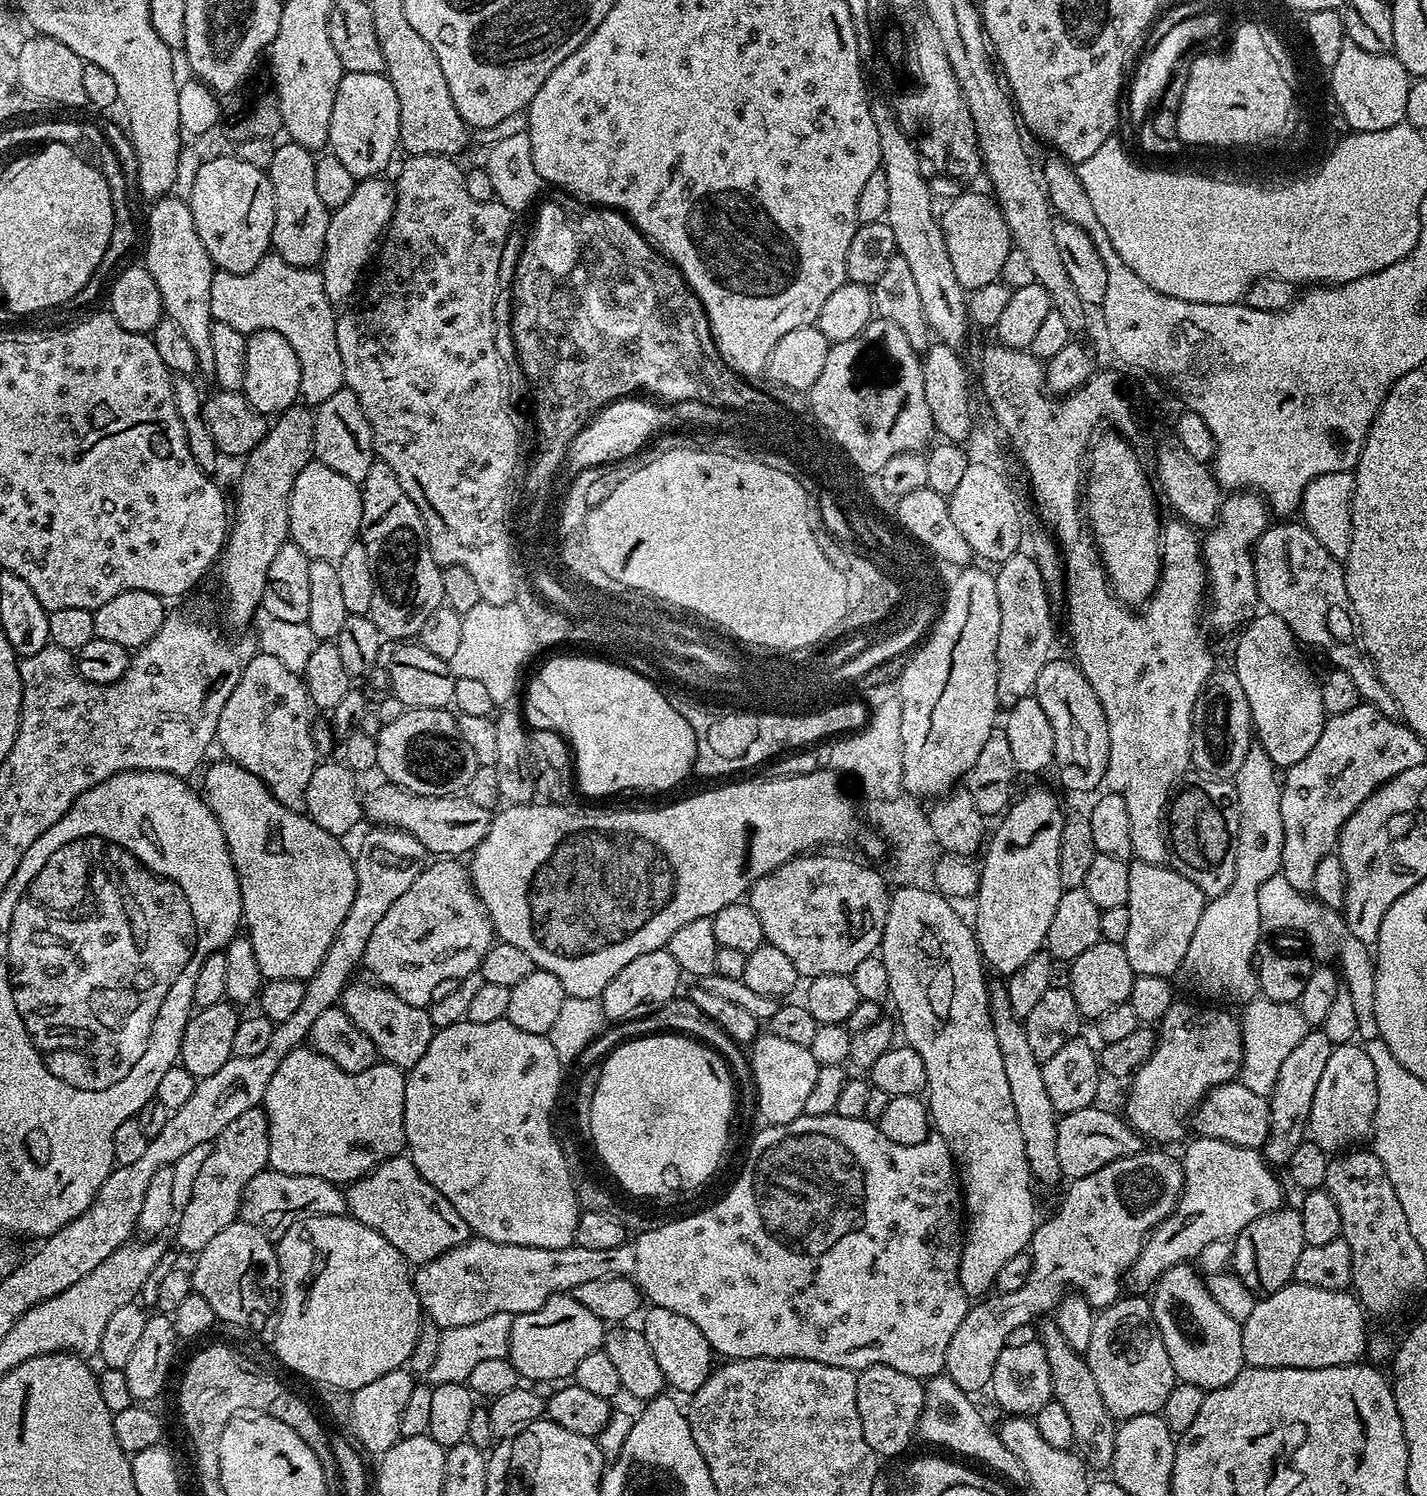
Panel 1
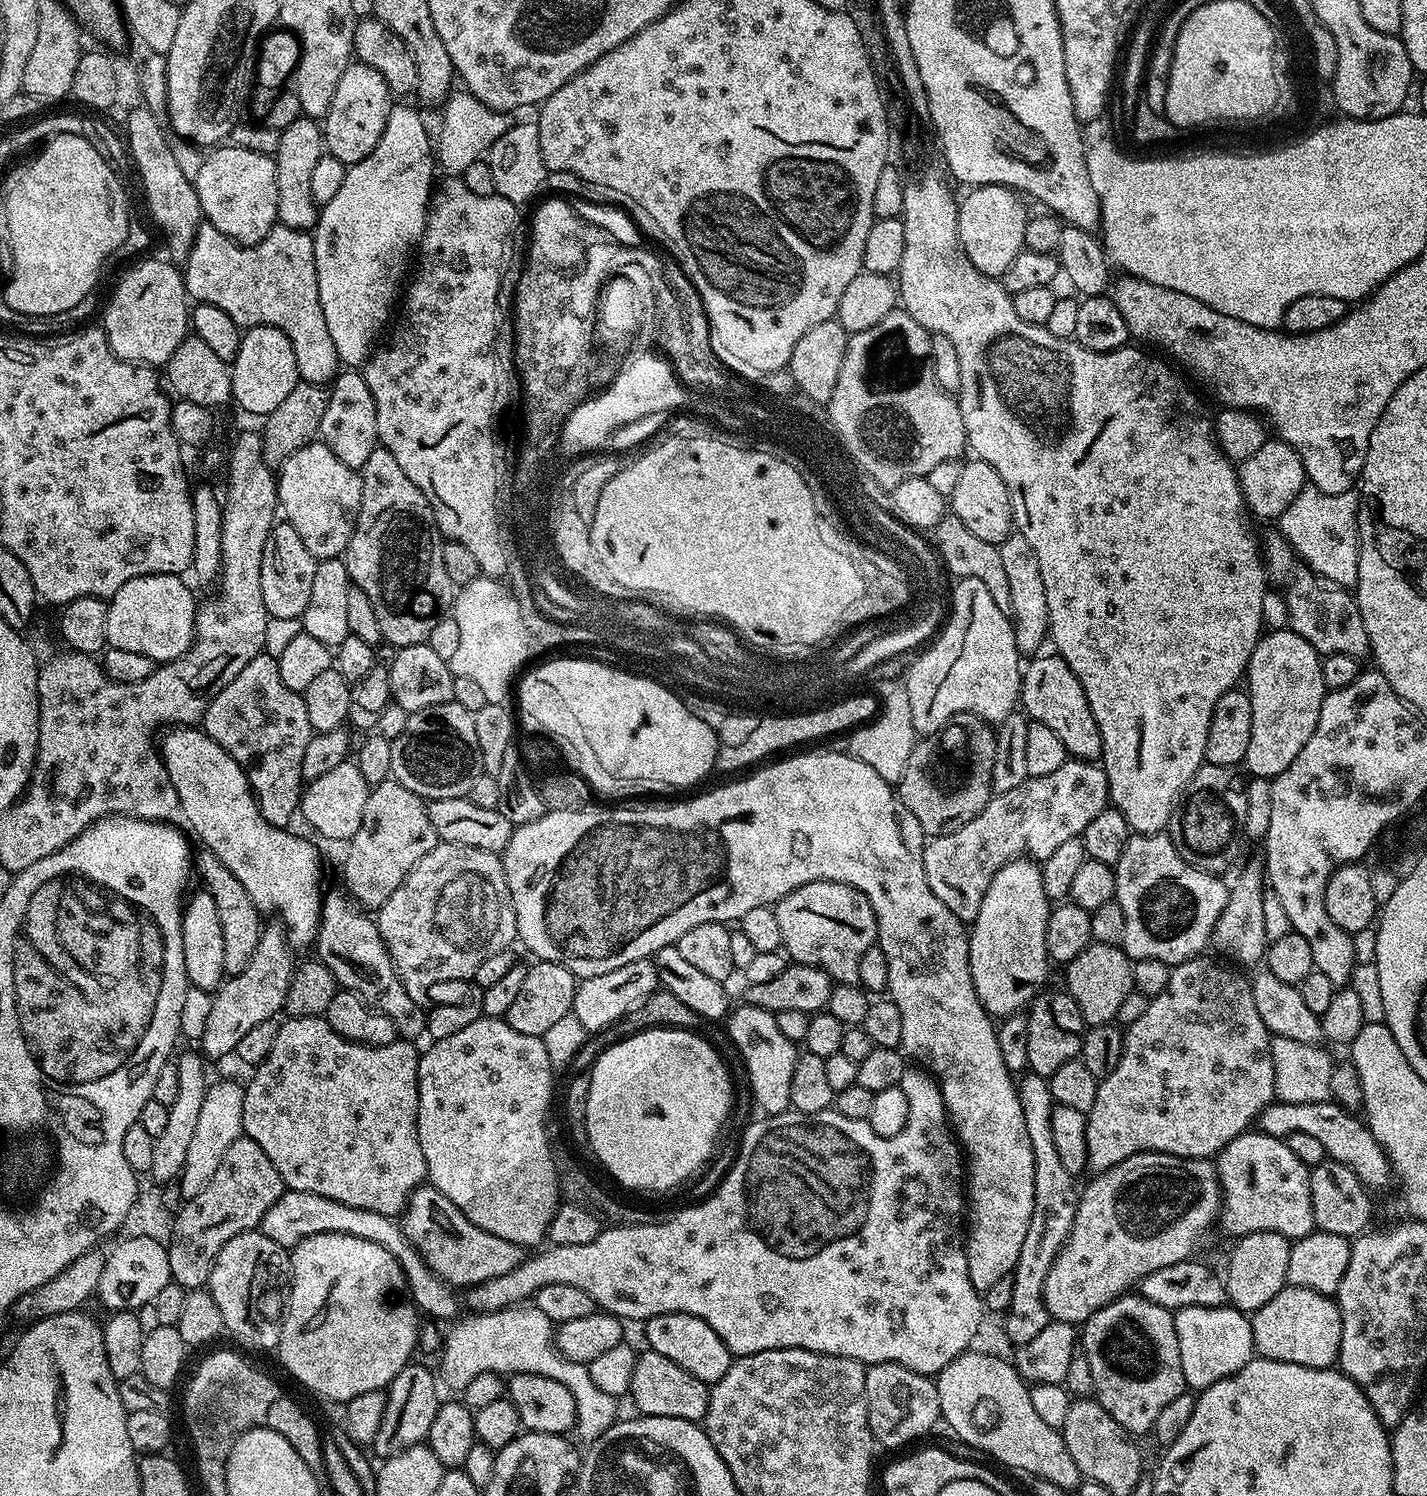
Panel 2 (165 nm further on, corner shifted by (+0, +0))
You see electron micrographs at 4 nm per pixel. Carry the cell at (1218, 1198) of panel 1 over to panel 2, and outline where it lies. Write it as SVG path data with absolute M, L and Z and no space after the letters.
M1249 1130L1234 1138L1215 1157L1216 1173L1220 1175L1223 1192L1219 1227L1225 1228L1232 1238L1239 1238L1251 1232L1273 1232L1282 1234L1288 1241L1309 1236L1316 1228L1314 1206L1310 1200L1310 1168L1298 1162L1290 1146L1279 1136L1267 1136L1259 1130Z

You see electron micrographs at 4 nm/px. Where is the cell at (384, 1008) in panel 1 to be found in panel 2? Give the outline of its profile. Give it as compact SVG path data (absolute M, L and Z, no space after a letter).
M339 891L323 897L320 928L314 941L315 955L330 970L330 974L334 974L337 985L343 991L360 993L369 1006L386 1014L386 1018L394 1022L397 1037L411 1041L415 1041L416 1036L423 1037L426 1032L425 1009L414 1002L410 994L406 994L406 986L402 986L375 919L361 910L347 891Z

